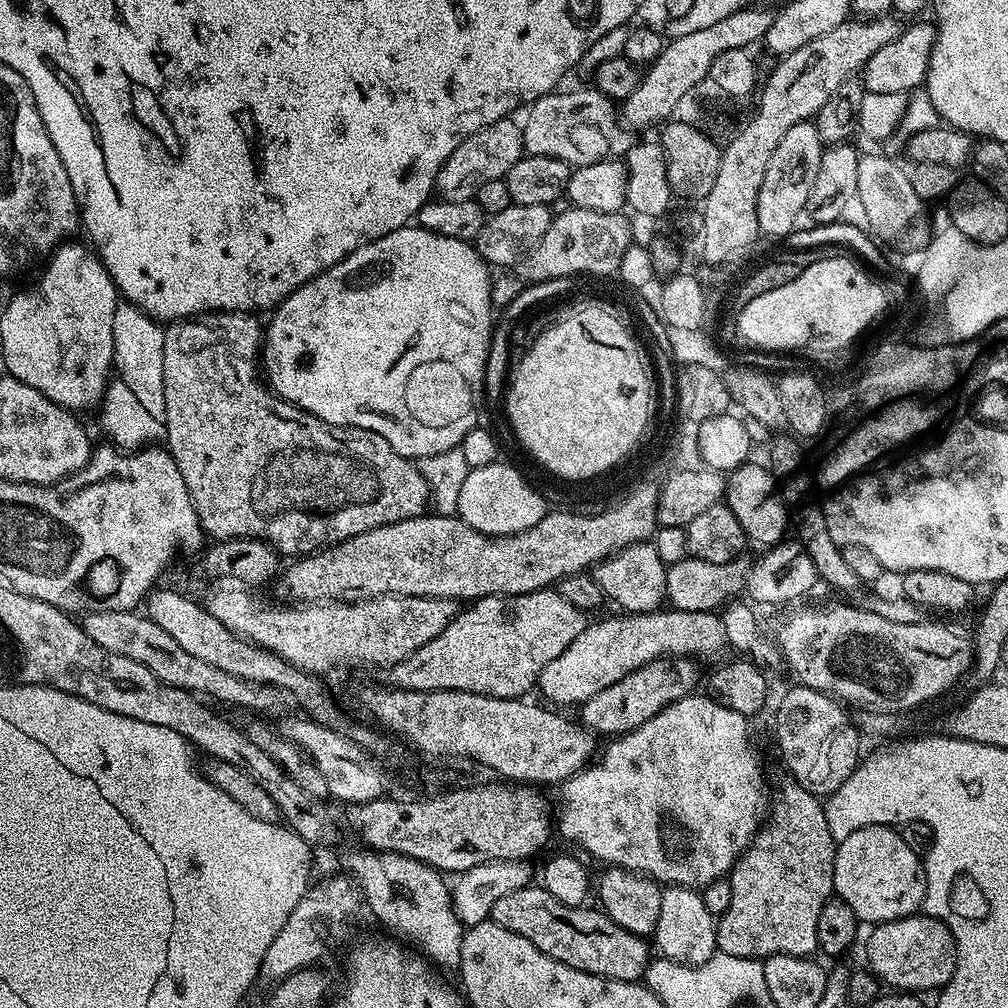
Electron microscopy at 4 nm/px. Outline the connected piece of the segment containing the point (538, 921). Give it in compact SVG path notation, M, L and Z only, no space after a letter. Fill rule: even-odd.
M529 886L506 894L506 898L498 898L490 919L506 930L514 930L514 934L522 934L522 938L534 942L542 954L550 954L550 958L574 966L574 970L611 980L639 981L648 971L649 941L638 934L630 934L630 930L622 930L622 926L599 907L588 907L571 908L558 902L544 887Z

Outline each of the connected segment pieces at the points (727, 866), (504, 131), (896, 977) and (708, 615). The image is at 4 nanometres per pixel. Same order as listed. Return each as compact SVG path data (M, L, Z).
M693 694L682 698L678 703L663 708L650 722L638 726L625 736L615 737L608 748L604 760L595 762L576 772L569 780L559 785L560 808L558 804L558 832L568 840L581 844L596 860L601 860L601 865L614 868L625 868L631 872L640 872L643 876L659 882L664 886L677 888L695 888L703 890L706 885L714 884L717 880L725 879L735 867L741 854L748 849L752 839L760 831L770 811L770 788L768 780L764 777L764 760L752 741L752 728L749 717L738 714L726 706L722 706L711 695Z
M505 118L478 130L478 134L470 134L470 138L466 138L462 146L450 154L450 158L446 158L442 170L438 170L435 195L450 202L475 200L478 190L482 190L486 182L502 180L510 166L514 166L514 162L525 155L524 129L514 121L515 119Z
M917 914L875 925L868 936L868 964L881 985L901 993L925 994L950 982L956 969L954 934L932 914Z
M669 607L668 612L664 611L616 614L620 616L612 616L609 620L600 620L597 624L589 623L582 630L582 634L578 634L578 638L574 638L574 642L570 642L570 646L566 646L566 650L562 650L562 654L558 654L558 658L554 658L554 662L550 662L550 666L541 670L538 692L540 688L541 694L545 696L543 699L549 705L573 704L573 706L579 706L594 694L606 690L606 686L614 686L614 682L626 678L631 672L655 660L716 656L720 651L729 647L723 622L716 612L687 612L674 607Z

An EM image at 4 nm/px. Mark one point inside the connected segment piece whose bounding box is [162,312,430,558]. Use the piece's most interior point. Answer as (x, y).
(258, 467)

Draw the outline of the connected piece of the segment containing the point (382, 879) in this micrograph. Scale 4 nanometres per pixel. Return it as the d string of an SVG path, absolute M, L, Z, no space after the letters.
M356 848L345 854L341 869L357 884L365 907L376 915L377 922L385 924L393 937L411 946L437 969L459 969L466 928L452 908L451 887L443 873L404 855Z

